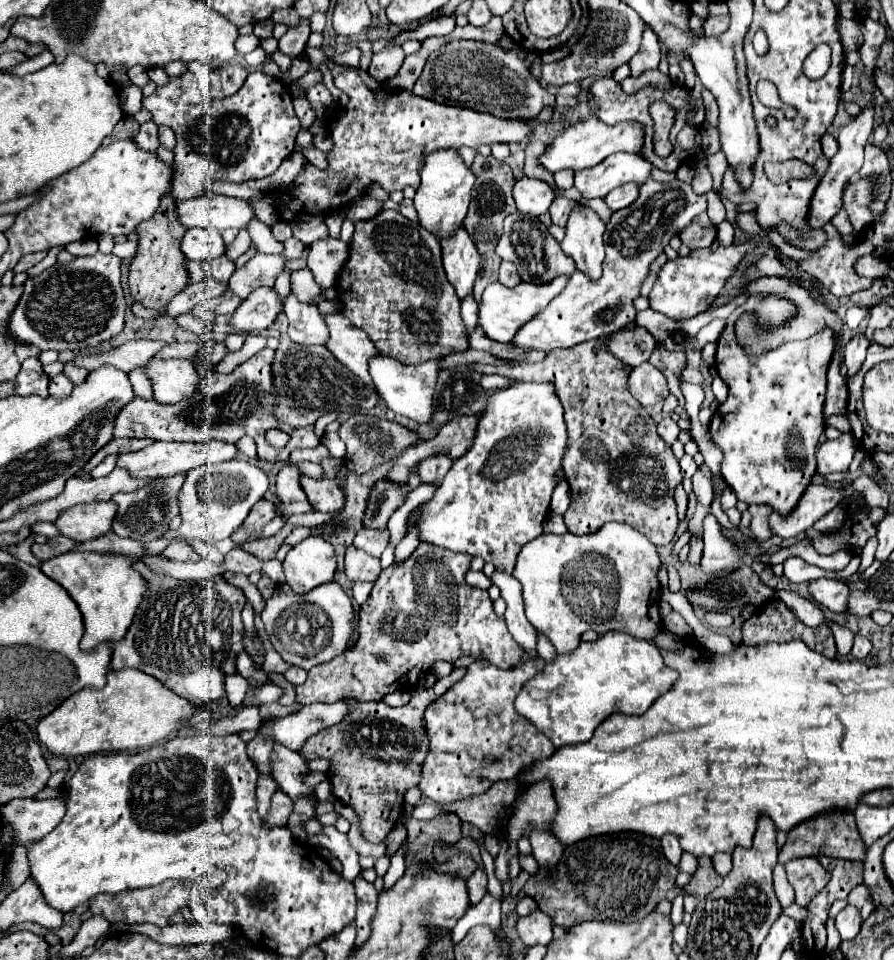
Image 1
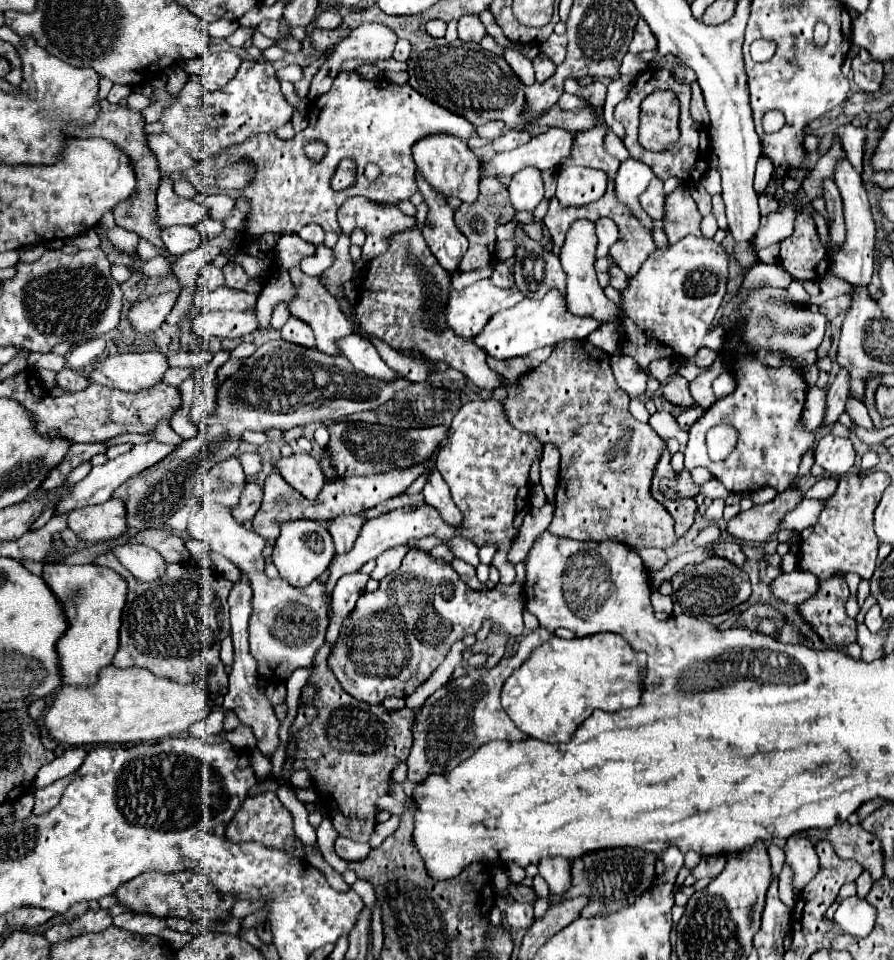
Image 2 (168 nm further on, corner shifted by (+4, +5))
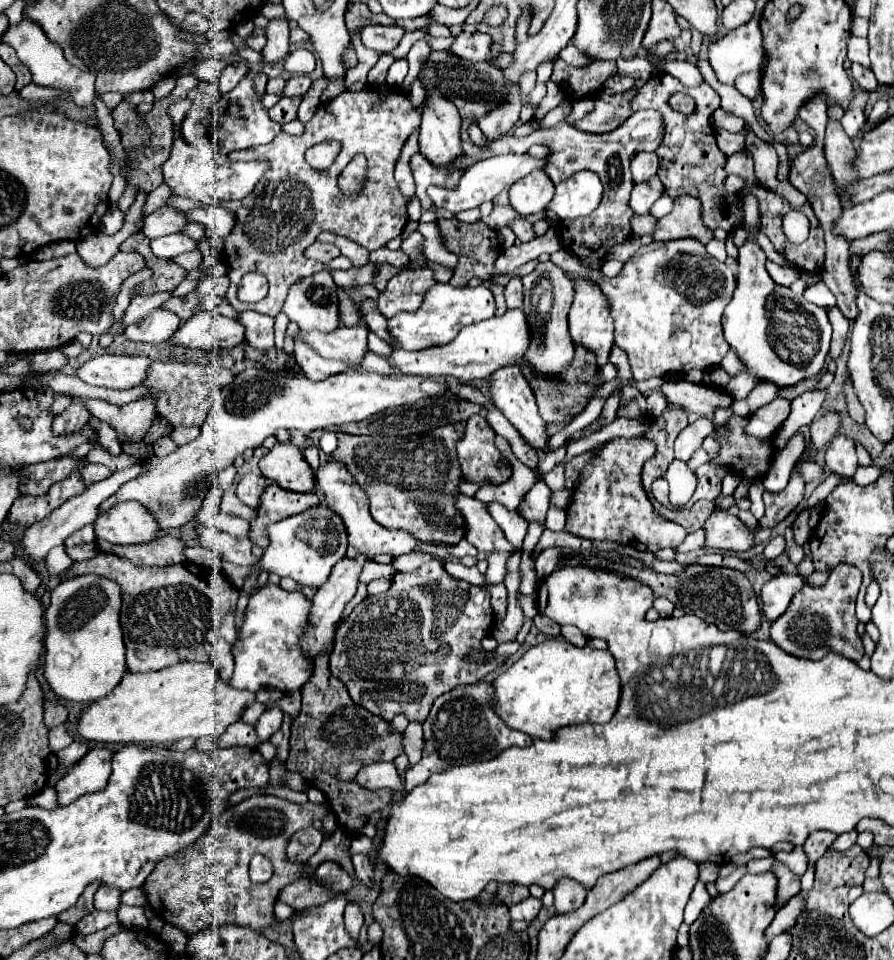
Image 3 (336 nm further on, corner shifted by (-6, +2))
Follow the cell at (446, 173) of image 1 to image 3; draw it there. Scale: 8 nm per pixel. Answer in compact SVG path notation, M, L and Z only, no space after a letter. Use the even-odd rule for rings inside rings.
M422 82L422 86L426 90L426 100L420 124L420 154L442 166L462 154L460 114L452 102L440 98L438 90L432 90L426 82Z

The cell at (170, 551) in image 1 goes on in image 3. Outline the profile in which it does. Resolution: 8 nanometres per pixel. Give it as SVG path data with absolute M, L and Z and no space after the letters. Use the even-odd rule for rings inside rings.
M164 534L162 538L148 542L148 544L134 544L134 546L116 546L104 540L96 540L100 552L116 554L120 558L130 560L134 566L172 566L182 564L184 554L182 550L186 544L174 536Z

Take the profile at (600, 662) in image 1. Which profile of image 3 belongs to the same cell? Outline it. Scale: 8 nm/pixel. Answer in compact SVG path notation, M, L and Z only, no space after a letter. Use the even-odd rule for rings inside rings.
M544 640L530 650L524 652L524 656L514 662L506 672L498 674L492 680L494 696L490 700L492 710L496 716L504 720L506 726L512 730L520 730L532 738L540 740L550 740L552 730L562 728L562 726L572 726L572 724L606 724L618 706L620 700L620 678L616 672L616 660L608 650L594 650L590 646L578 648L566 640Z

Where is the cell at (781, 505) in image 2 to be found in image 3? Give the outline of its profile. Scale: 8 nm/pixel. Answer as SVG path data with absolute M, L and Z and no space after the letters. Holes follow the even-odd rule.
M714 510L702 528L706 532L704 548L742 552L748 550L754 540L754 532L726 510Z

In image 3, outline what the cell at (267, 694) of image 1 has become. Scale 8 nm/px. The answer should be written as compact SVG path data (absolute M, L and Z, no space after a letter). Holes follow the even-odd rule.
M426 562L426 564L422 564L418 570L414 570L414 572L410 572L410 574L408 574L408 572L398 572L398 574L392 578L392 586L390 586L388 592L376 594L376 596L366 596L364 602L360 602L360 604L352 610L352 614L338 626L338 630L336 630L336 646L334 646L334 652L332 652L332 656L330 656L330 672L332 672L336 678L340 678L340 680L344 682L344 686L346 686L348 692L350 692L350 698L352 698L356 704L360 704L362 708L366 708L368 712L372 712L372 714L376 714L376 716L380 716L380 718L386 718L386 722L392 722L394 716L404 714L410 722L420 722L420 724L422 724L422 722L426 720L430 708L432 708L432 702L434 702L438 696L442 696L442 694L454 690L456 686L462 686L462 684L476 684L476 682L480 682L482 678L486 678L492 670L496 670L500 664L504 664L502 658L494 658L494 656L486 656L486 660L484 660L482 664L480 664L474 656L470 656L472 650L484 652L482 646L480 646L480 642L482 642L484 636L490 634L488 630L492 628L492 622L494 622L494 614L492 614L490 592L488 592L488 590L484 590L482 586L472 586L472 584L468 584L468 582L462 582L462 580L452 578L452 576L444 570L444 566L442 566L440 562Z

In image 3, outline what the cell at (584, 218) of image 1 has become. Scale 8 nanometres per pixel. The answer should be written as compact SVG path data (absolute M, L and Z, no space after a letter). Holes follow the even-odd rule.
M578 280L574 284L574 302L568 314L568 330L570 330L570 338L574 342L574 346L584 346L586 350L596 354L598 366L604 366L608 362L610 350L614 346L614 322L612 316L608 312L608 300L604 298L604 294L598 290L598 286L592 280Z

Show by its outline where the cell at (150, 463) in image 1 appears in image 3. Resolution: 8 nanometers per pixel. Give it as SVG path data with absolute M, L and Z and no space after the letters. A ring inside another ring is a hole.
M142 464L130 466L130 468L126 468L126 470L114 472L110 478L106 478L106 480L102 480L102 482L90 484L82 494L72 496L72 498L70 498L68 502L64 502L58 510L54 510L52 514L48 514L48 518L44 518L44 520L32 524L32 526L24 532L22 542L20 542L20 546L24 548L24 554L26 554L28 558L32 558L32 560L44 560L46 554L48 554L54 546L64 544L64 540L66 540L68 536L72 536L74 532L78 532L78 530L84 528L86 524L92 524L92 522L98 518L98 506L100 506L106 498L110 498L112 494L116 494L116 490L118 490L124 482L136 478L136 476L142 474L142 472L144 472L144 466L142 466Z

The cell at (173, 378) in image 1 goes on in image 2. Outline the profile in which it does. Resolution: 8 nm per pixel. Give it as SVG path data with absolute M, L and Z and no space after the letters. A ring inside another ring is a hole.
M122 353L98 361L96 369L90 373L90 381L138 393L146 387L160 385L168 369L168 359L162 353Z

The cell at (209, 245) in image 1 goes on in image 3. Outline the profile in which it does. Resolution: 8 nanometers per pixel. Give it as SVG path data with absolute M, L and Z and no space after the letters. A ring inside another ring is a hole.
M182 232L152 240L152 252L158 258L174 258L174 256L178 256L182 252L190 252L190 250L196 250L196 242Z

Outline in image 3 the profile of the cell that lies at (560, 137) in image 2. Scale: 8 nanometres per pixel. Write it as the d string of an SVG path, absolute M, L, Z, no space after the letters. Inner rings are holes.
M504 154L504 156L492 156L492 158L486 158L482 162L476 162L474 166L470 166L460 182L456 184L456 188L448 190L448 188L440 188L440 186L430 186L428 188L428 196L430 196L430 202L432 206L442 206L454 214L462 212L462 210L470 210L470 208L478 208L482 202L490 202L494 200L502 190L510 188L512 182L524 178L526 174L530 174L532 170L542 170L546 164L546 160L538 160L538 158L532 158L528 154Z

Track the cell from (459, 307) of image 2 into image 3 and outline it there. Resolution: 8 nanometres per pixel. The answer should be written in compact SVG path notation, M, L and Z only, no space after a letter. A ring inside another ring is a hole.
M434 284L428 294L424 294L424 302L416 312L400 312L386 320L386 330L392 340L390 346L402 350L424 350L430 346L446 344L460 332L462 326L490 318L494 308L494 296L486 286L456 288L452 284Z

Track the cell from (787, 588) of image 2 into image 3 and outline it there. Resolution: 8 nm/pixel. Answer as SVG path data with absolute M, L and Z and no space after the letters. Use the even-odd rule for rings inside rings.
M780 574L766 582L760 592L760 602L762 602L762 612L766 620L774 622L784 610L788 608L792 596L804 586L804 580L800 574Z

